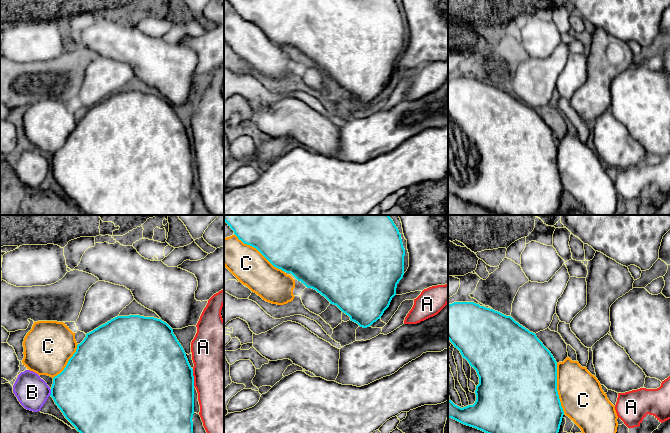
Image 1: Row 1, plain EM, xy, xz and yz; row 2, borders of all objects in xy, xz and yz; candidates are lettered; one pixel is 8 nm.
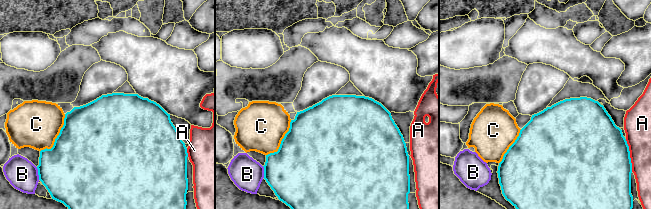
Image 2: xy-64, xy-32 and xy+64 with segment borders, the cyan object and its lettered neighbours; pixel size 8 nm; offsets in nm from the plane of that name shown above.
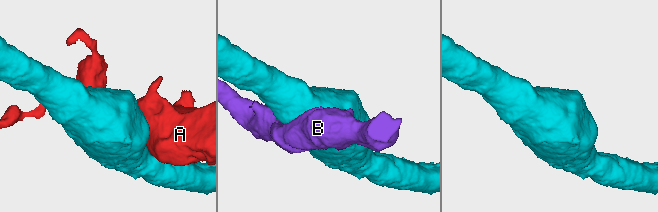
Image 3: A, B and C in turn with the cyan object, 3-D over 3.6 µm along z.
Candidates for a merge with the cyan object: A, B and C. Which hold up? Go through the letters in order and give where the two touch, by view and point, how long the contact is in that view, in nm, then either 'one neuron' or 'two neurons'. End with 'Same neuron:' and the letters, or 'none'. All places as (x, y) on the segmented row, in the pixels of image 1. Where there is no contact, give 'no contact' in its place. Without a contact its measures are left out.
A: contact xy (193, 378); length 140 nm; two neurons
B: contact xy (51, 392); length 60 nm; two neurons
C: contact xz (259, 251); length 500 nm; one neuron
Same neuron: C

